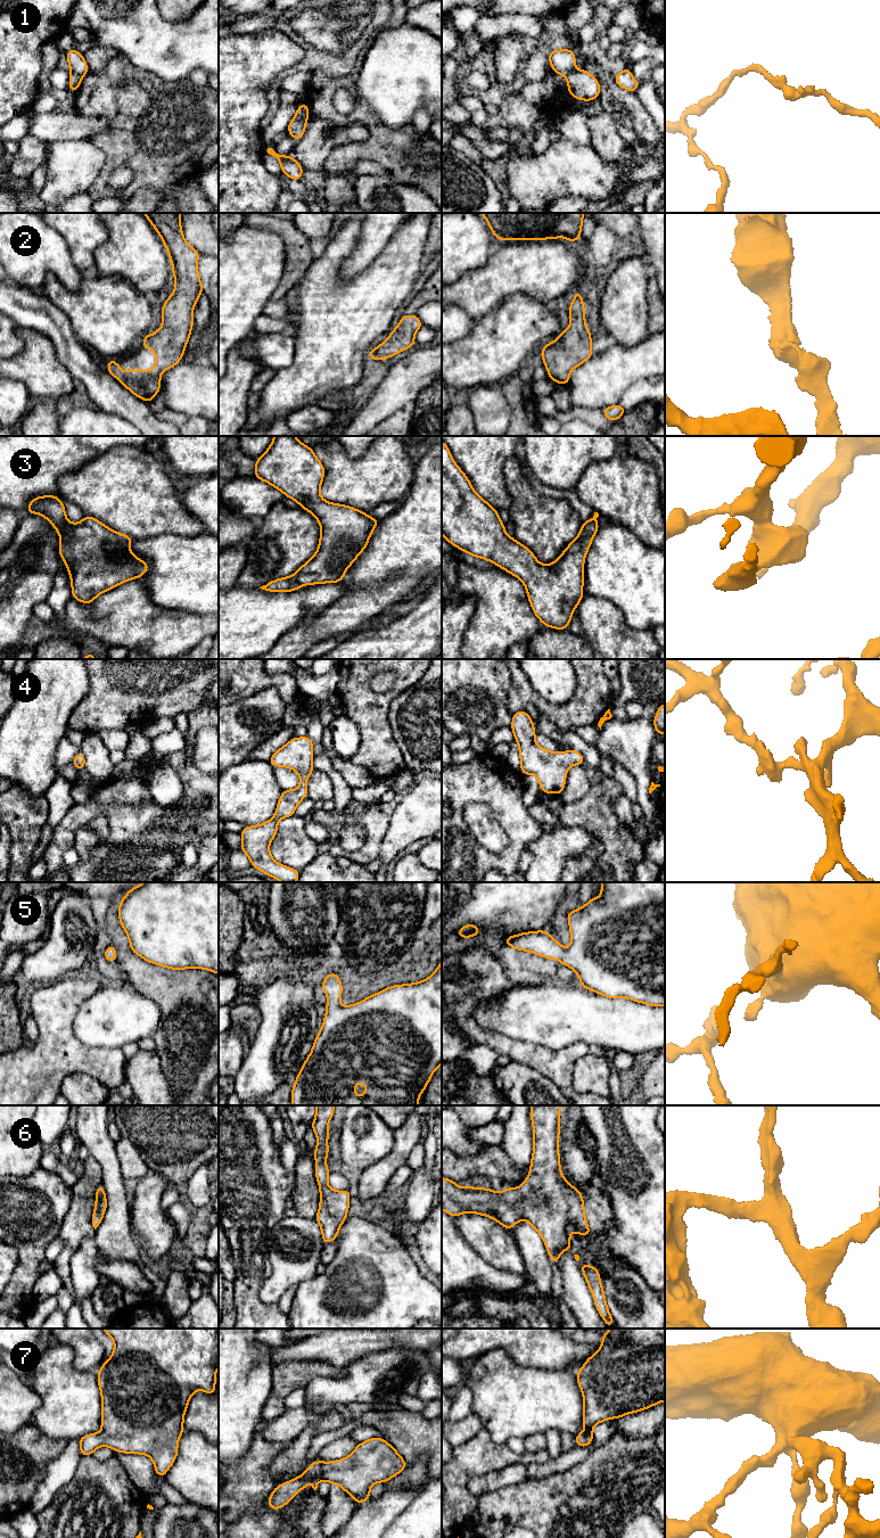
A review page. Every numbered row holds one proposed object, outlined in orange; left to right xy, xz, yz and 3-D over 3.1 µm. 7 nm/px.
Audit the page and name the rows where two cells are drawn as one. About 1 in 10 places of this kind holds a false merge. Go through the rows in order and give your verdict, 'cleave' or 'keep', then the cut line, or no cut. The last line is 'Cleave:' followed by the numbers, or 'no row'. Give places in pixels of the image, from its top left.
1: cleave; cut xy (71, 71), (81, 76)
2: keep; cut none
3: keep; cut none
4: keep; cut none
5: keep; cut none
6: keep; cut none
7: keep; cut none
Cleave: 1

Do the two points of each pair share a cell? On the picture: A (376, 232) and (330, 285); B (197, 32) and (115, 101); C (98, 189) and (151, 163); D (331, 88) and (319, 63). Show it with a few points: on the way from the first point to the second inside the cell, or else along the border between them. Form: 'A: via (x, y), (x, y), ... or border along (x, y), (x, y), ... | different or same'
A: border along (353, 249), (340, 264), (340, 279), (343, 281) | different
B: border along (126, 57), (138, 68), (173, 82) | different
C: via (113, 192), (128, 192), (142, 178) | same
D: border along (311, 71), (319, 70), (335, 77), (350, 73) | different

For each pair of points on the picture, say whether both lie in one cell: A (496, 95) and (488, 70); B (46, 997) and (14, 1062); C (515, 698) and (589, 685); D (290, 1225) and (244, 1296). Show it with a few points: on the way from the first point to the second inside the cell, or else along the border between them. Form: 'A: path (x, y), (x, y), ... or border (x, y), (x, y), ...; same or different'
A: path (479, 93), (462, 83), (462, 74), (471, 66); same
B: path (46, 1016), (46, 1041), (32, 1054); same
C: path (534, 698), (547, 709), (568, 709), (573, 705); same
D: border (272, 1234), (268, 1250), (268, 1273), (261, 1286); different

